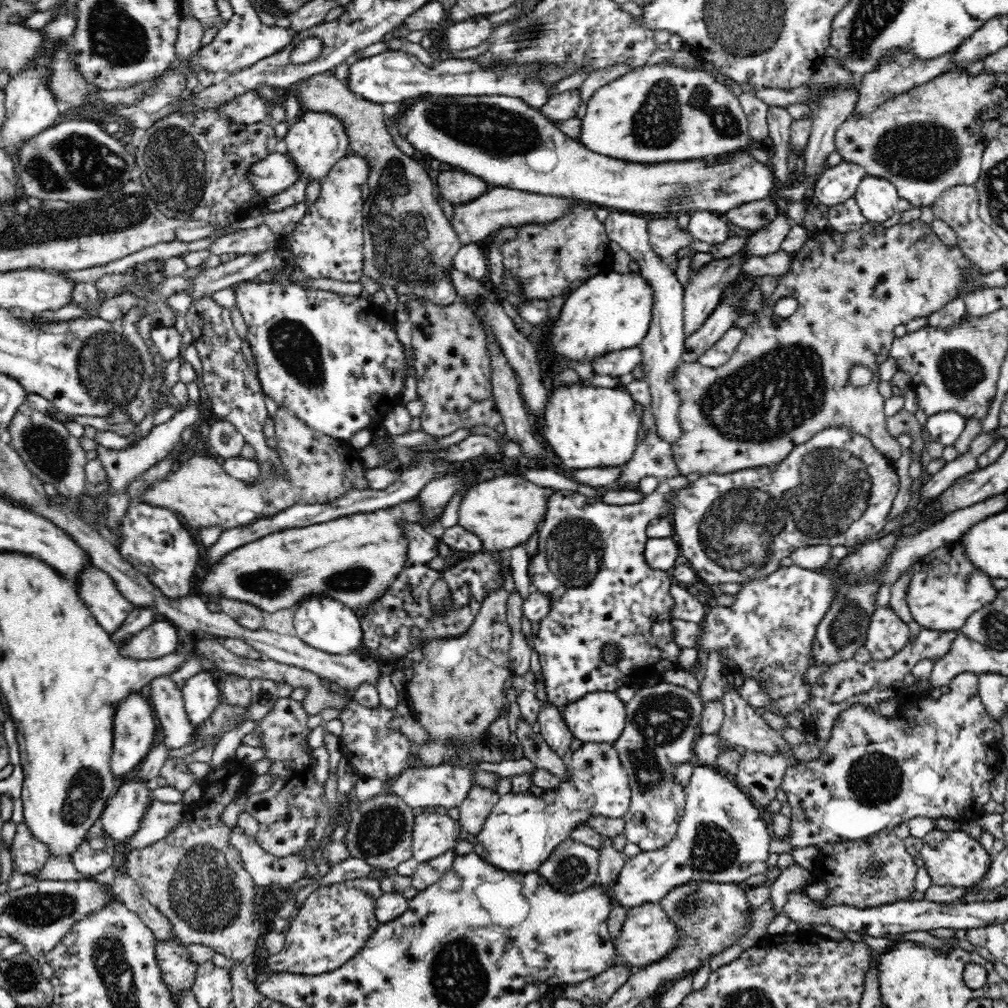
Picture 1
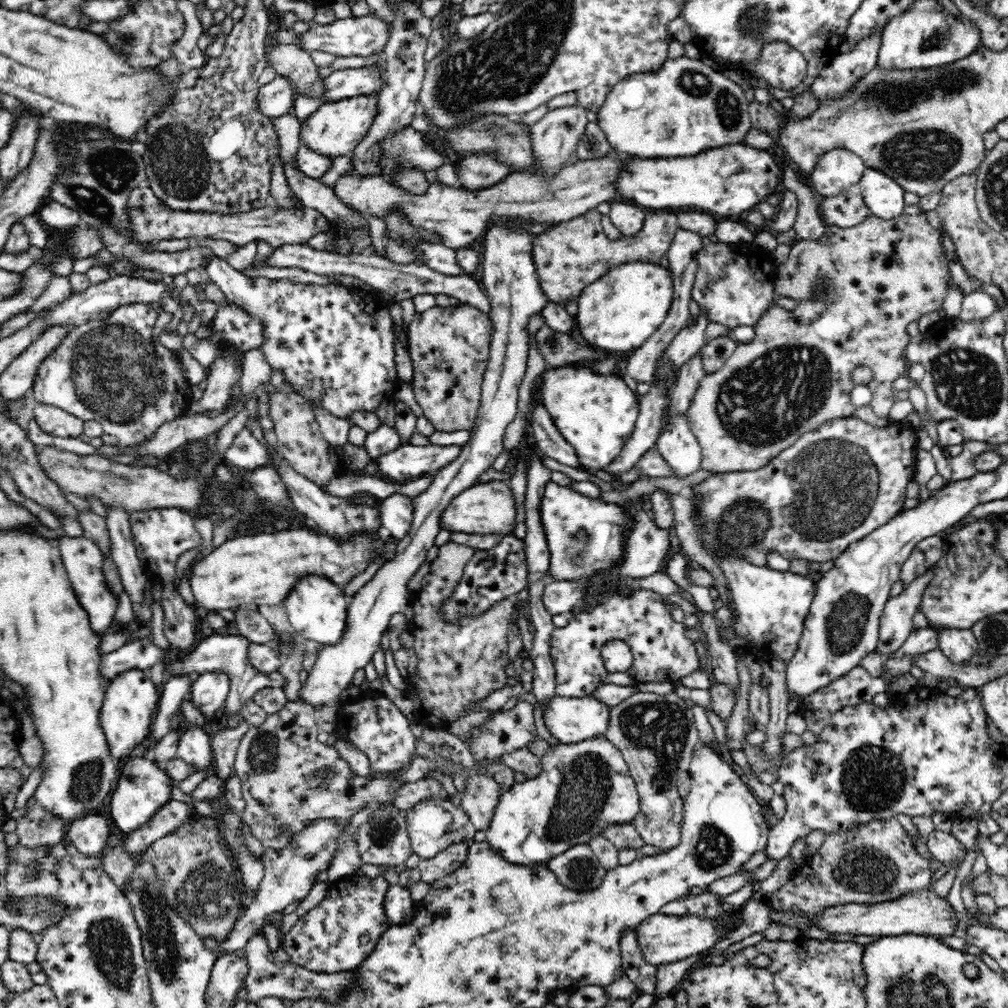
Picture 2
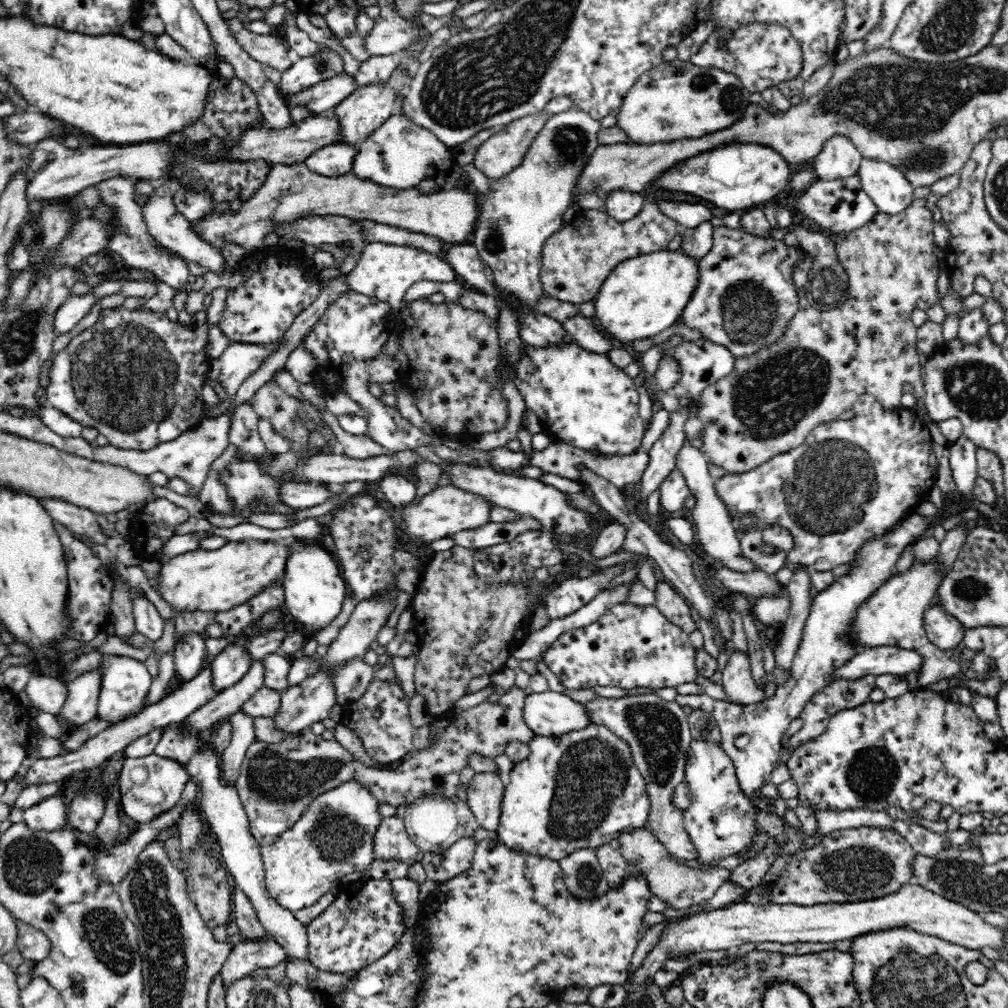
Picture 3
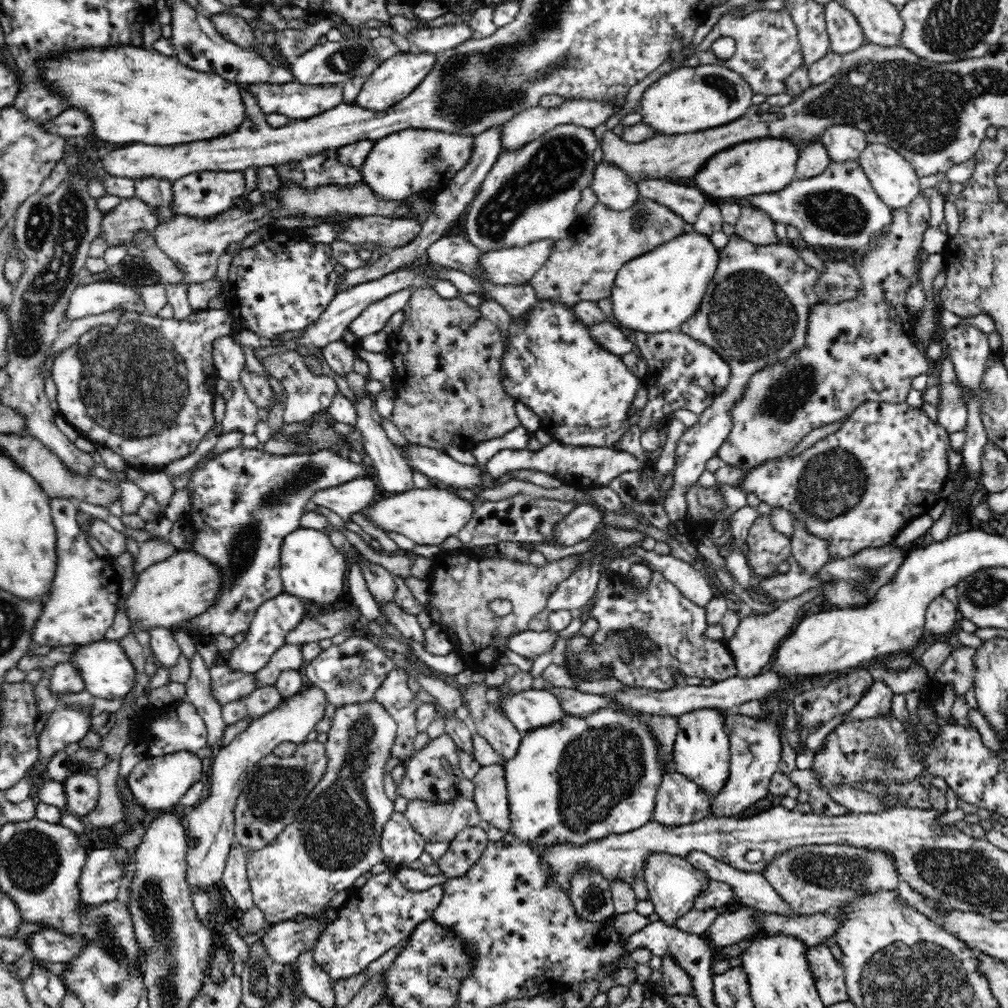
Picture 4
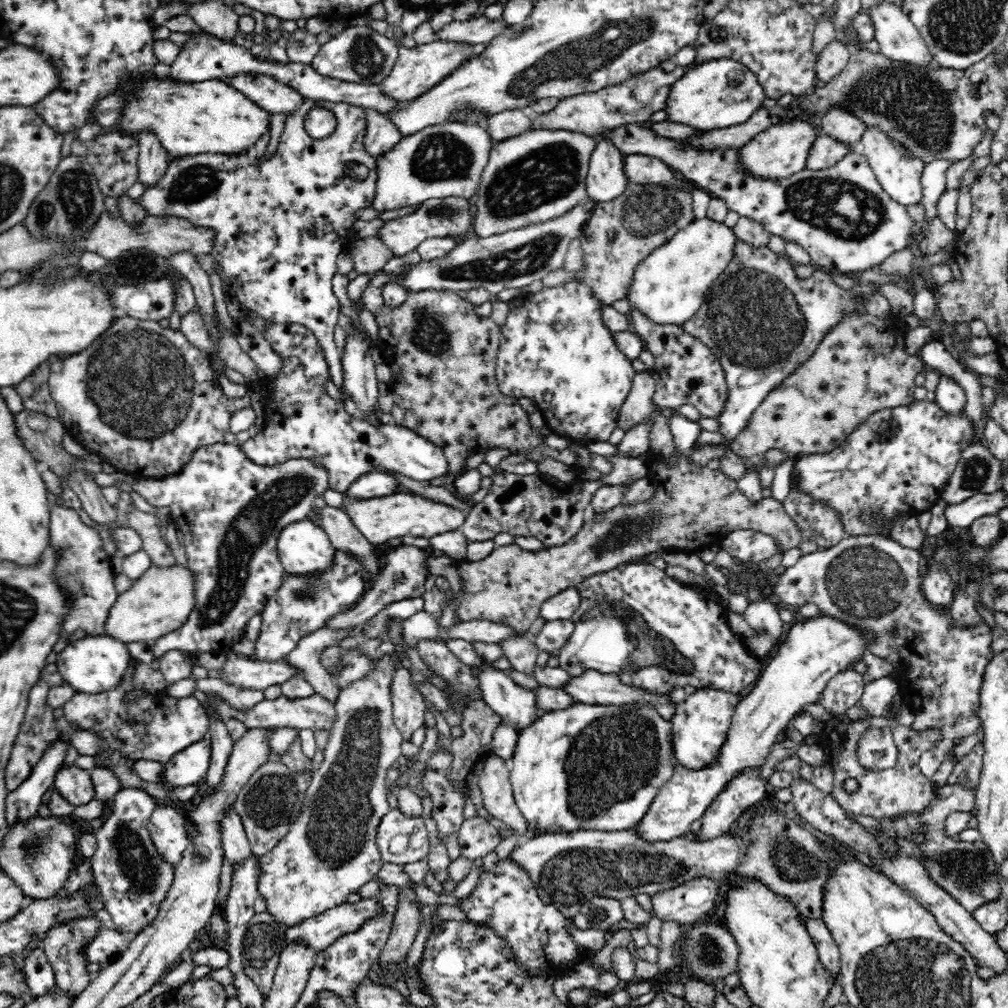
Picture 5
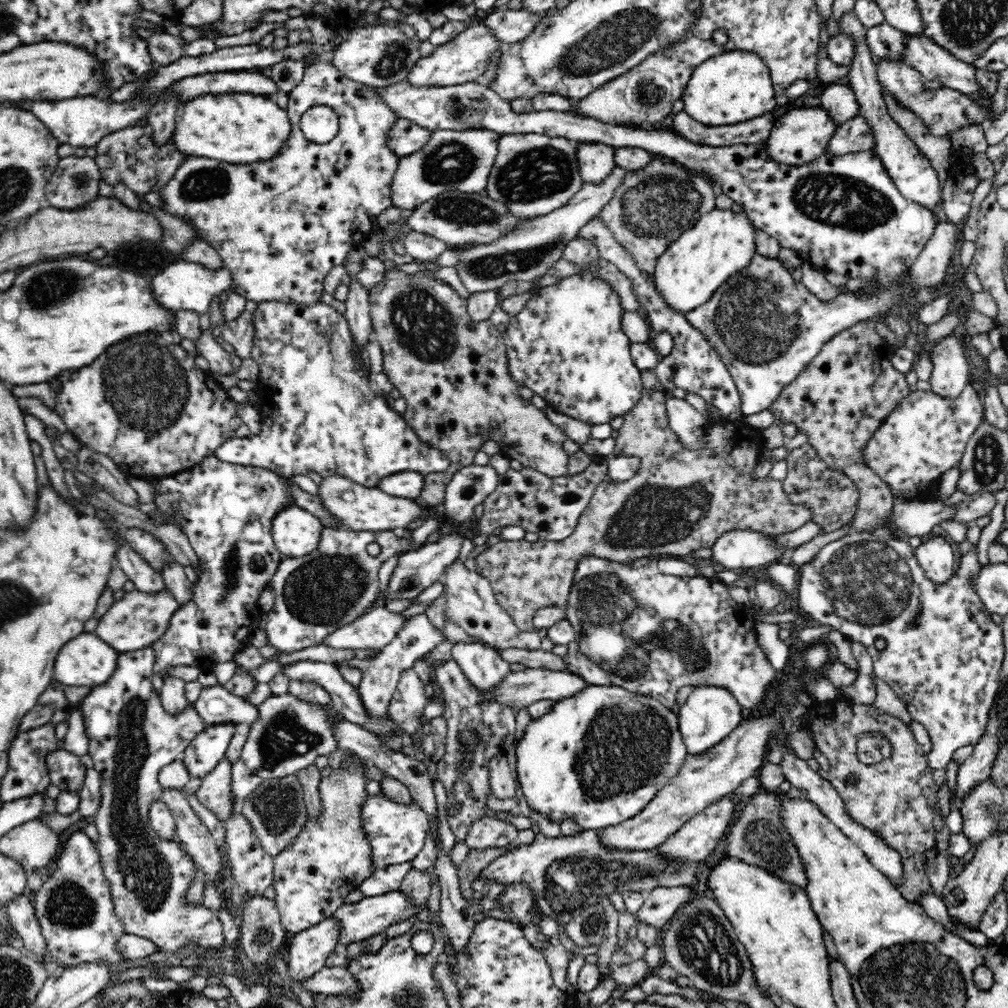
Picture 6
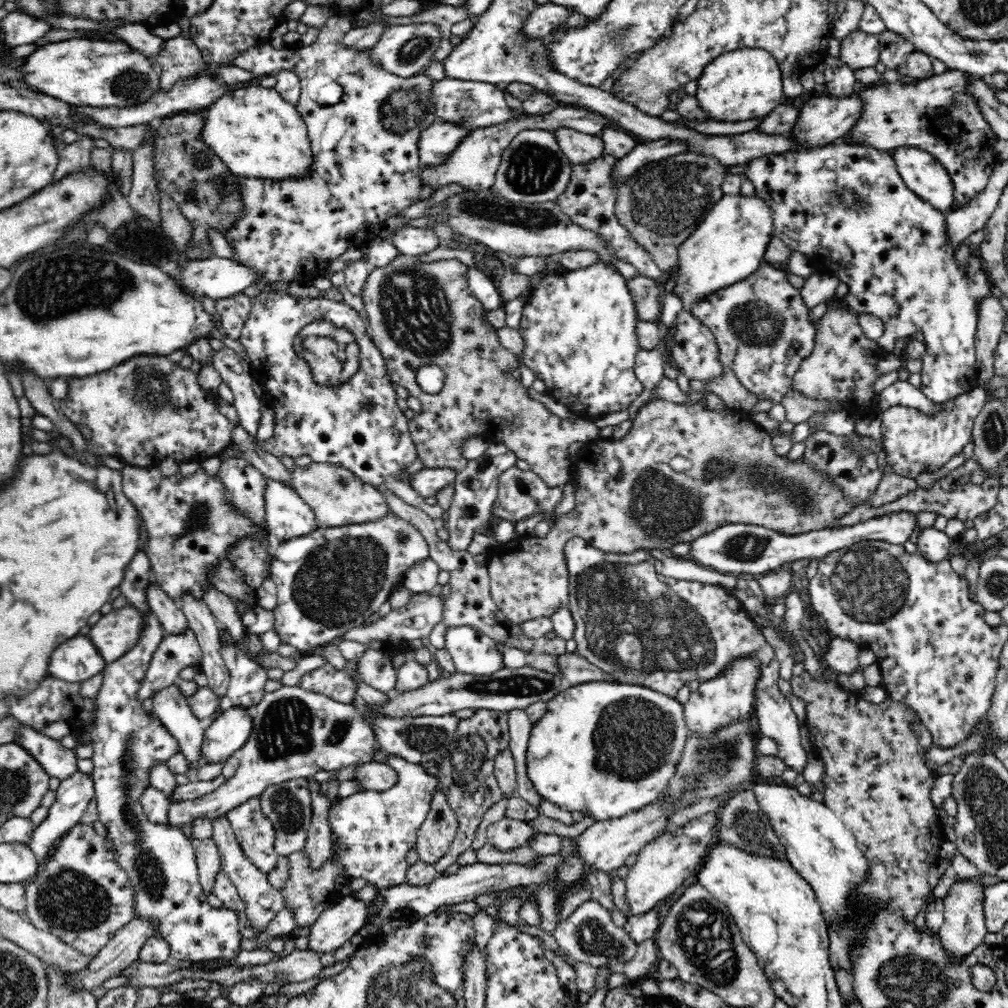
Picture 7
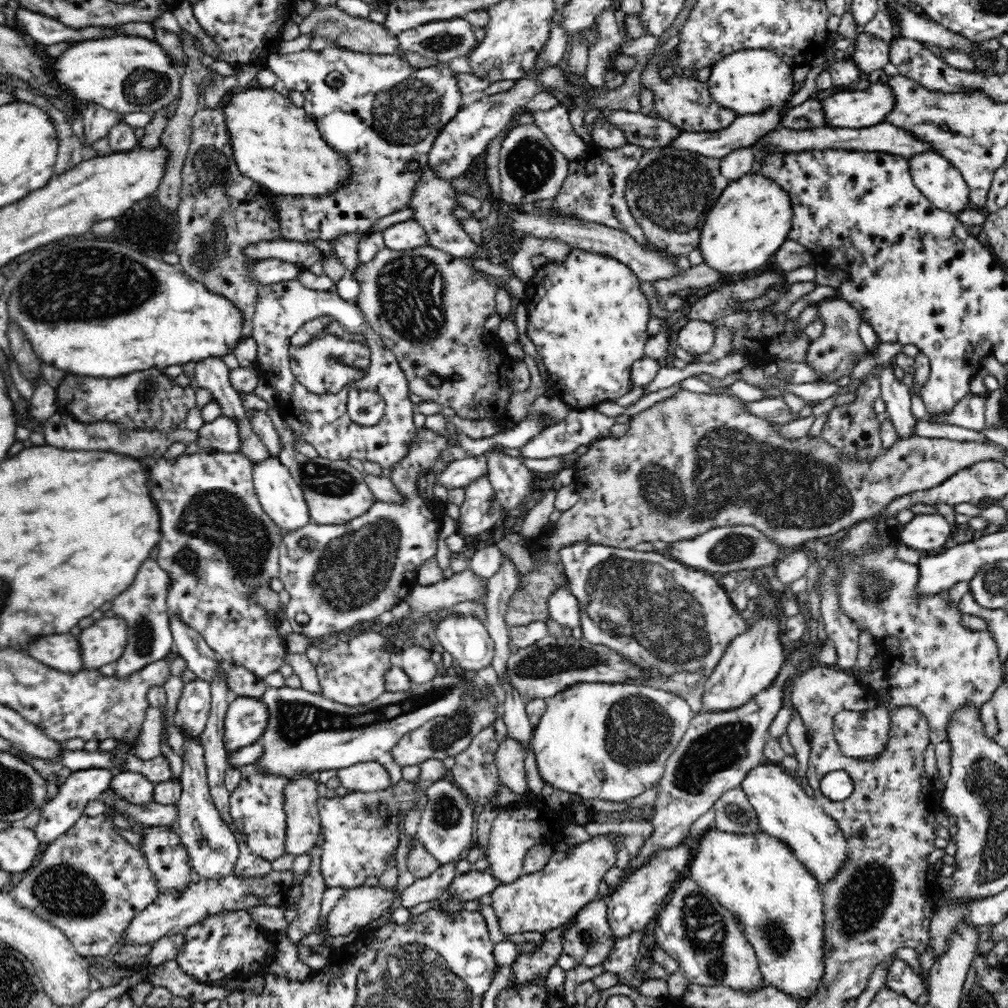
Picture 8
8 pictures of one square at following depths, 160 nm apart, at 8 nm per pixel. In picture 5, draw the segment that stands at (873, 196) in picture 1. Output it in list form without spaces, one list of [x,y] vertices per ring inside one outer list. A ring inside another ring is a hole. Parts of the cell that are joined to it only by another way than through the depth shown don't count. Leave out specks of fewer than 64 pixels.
[[[867,128],[862,136],[859,150],[866,158],[878,183],[892,200],[907,207],[920,203],[920,198],[922,198],[921,177],[925,165],[920,160],[913,158],[902,144],[890,141],[886,134],[876,128]]]

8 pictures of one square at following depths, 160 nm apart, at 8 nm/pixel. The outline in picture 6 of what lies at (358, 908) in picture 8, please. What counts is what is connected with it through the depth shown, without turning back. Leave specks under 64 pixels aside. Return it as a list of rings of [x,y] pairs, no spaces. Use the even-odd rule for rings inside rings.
[[[324,919],[316,926],[294,934],[287,944],[289,961],[288,978],[292,984],[299,986],[302,981],[315,975],[332,954],[338,944],[340,925],[334,919]]]

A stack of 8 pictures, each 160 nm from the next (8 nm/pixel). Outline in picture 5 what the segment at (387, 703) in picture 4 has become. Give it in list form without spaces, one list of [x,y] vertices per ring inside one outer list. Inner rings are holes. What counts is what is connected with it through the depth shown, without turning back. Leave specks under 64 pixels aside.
[[[399,667],[394,670],[390,680],[394,723],[402,739],[409,741],[413,732],[425,724],[425,698],[415,682],[416,677],[411,670]]]

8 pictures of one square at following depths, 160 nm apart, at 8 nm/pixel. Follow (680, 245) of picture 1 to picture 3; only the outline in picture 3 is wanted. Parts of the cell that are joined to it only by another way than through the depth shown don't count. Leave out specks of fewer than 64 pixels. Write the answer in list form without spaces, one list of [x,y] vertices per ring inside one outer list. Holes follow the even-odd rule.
[[[647,200],[632,220],[618,222],[601,209],[581,209],[542,248],[541,283],[554,299],[579,305],[592,301],[611,270],[622,261],[640,255],[666,251],[668,243],[681,232],[675,220],[666,216],[656,202]]]

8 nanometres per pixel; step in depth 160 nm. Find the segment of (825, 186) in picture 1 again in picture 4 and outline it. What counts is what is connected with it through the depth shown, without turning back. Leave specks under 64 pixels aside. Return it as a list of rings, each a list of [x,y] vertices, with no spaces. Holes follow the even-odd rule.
[[[830,126],[820,142],[834,164],[858,160],[867,146],[865,135],[854,126]]]

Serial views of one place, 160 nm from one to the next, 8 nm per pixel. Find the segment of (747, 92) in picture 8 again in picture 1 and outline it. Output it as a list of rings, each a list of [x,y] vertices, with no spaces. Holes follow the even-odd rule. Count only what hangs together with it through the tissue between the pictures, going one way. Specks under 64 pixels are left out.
[[[645,65],[628,71],[618,80],[600,86],[587,100],[586,114],[581,118],[581,134],[576,139],[590,151],[631,164],[662,164],[714,158],[736,149],[754,150],[748,120],[728,87],[714,81],[712,75],[676,65]]]

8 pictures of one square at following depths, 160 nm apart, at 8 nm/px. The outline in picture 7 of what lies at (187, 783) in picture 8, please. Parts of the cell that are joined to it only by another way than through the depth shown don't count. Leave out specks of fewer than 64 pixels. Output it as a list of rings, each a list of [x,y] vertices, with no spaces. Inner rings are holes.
[[[174,682],[153,693],[153,712],[162,725],[179,742],[179,752],[187,759],[190,776],[202,765],[202,738],[205,726],[192,713],[188,697],[184,696],[178,683]],[[213,838],[207,841],[192,839],[191,843],[198,862],[199,883],[204,895],[208,896],[213,894],[214,878],[216,878],[218,870],[223,870],[220,852]]]

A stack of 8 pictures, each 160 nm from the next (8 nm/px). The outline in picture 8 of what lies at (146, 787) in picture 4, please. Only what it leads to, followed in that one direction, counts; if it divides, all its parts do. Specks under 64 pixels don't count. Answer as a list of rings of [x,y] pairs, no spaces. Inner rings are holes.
[[[236,697],[228,707],[222,742],[226,752],[232,753],[258,741],[269,715],[266,704],[256,698]]]

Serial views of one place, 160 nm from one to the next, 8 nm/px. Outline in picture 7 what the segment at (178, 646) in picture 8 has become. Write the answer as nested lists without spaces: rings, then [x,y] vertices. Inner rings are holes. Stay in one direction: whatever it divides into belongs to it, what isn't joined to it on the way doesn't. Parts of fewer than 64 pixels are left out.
[[[152,581],[146,592],[148,605],[153,616],[164,626],[170,634],[182,634],[189,628],[185,615],[180,611],[177,602],[162,589],[158,583]]]

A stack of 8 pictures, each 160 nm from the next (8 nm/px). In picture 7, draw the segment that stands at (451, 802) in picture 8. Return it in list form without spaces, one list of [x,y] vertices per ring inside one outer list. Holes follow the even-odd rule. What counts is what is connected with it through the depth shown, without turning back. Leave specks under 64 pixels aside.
[[[436,790],[426,820],[417,832],[417,851],[419,861],[434,865],[445,856],[456,836],[456,814],[448,807],[446,795]]]

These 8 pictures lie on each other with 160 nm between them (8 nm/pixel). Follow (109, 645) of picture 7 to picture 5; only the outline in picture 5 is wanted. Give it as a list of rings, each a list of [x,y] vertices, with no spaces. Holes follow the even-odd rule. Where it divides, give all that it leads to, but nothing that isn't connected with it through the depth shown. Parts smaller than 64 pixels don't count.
[[[174,562],[170,566],[156,566],[151,564],[150,568],[134,581],[130,590],[120,594],[108,618],[108,637],[114,638],[124,644],[142,641],[148,645],[156,642],[170,631],[177,630],[186,624],[192,610],[196,608],[196,574],[192,573],[188,566],[182,566]]]

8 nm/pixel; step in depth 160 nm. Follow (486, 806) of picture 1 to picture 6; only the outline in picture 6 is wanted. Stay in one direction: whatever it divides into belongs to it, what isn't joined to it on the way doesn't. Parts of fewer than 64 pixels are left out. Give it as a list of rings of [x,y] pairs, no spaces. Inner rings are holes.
[[[505,755],[494,757],[488,764],[490,791],[498,800],[510,800],[516,796],[516,776]]]

